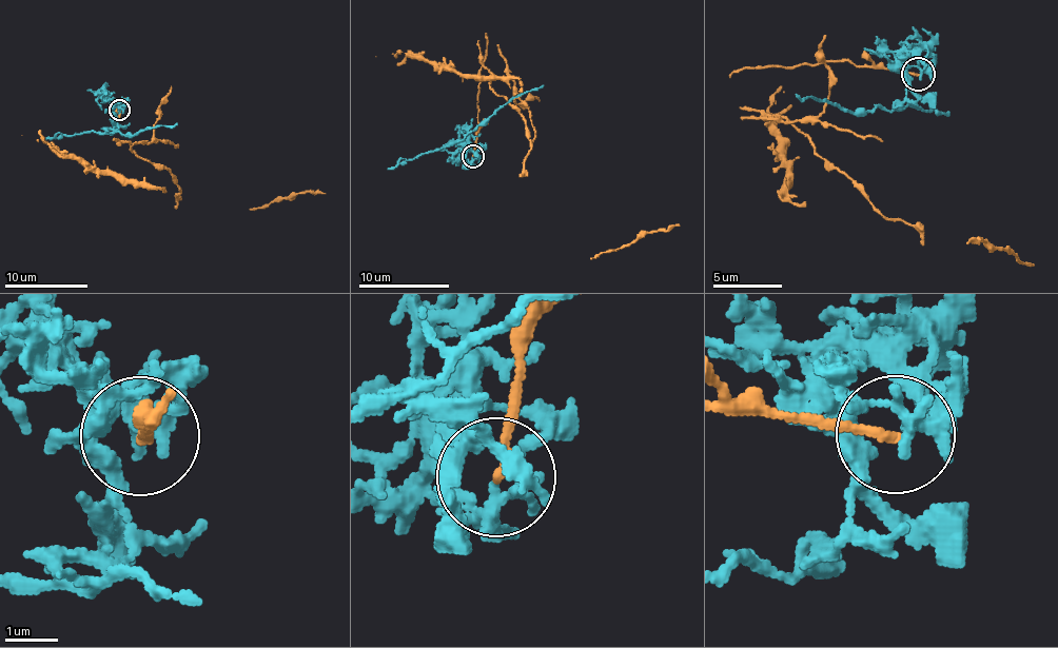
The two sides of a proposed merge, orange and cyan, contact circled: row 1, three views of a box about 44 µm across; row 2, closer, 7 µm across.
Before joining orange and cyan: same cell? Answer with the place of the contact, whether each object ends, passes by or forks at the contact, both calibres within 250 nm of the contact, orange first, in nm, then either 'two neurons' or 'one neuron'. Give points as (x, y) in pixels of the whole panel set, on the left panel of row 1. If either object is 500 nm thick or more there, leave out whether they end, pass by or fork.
(119, 110) | orange ends | cyan forks | 160/200 nm | two neurons

